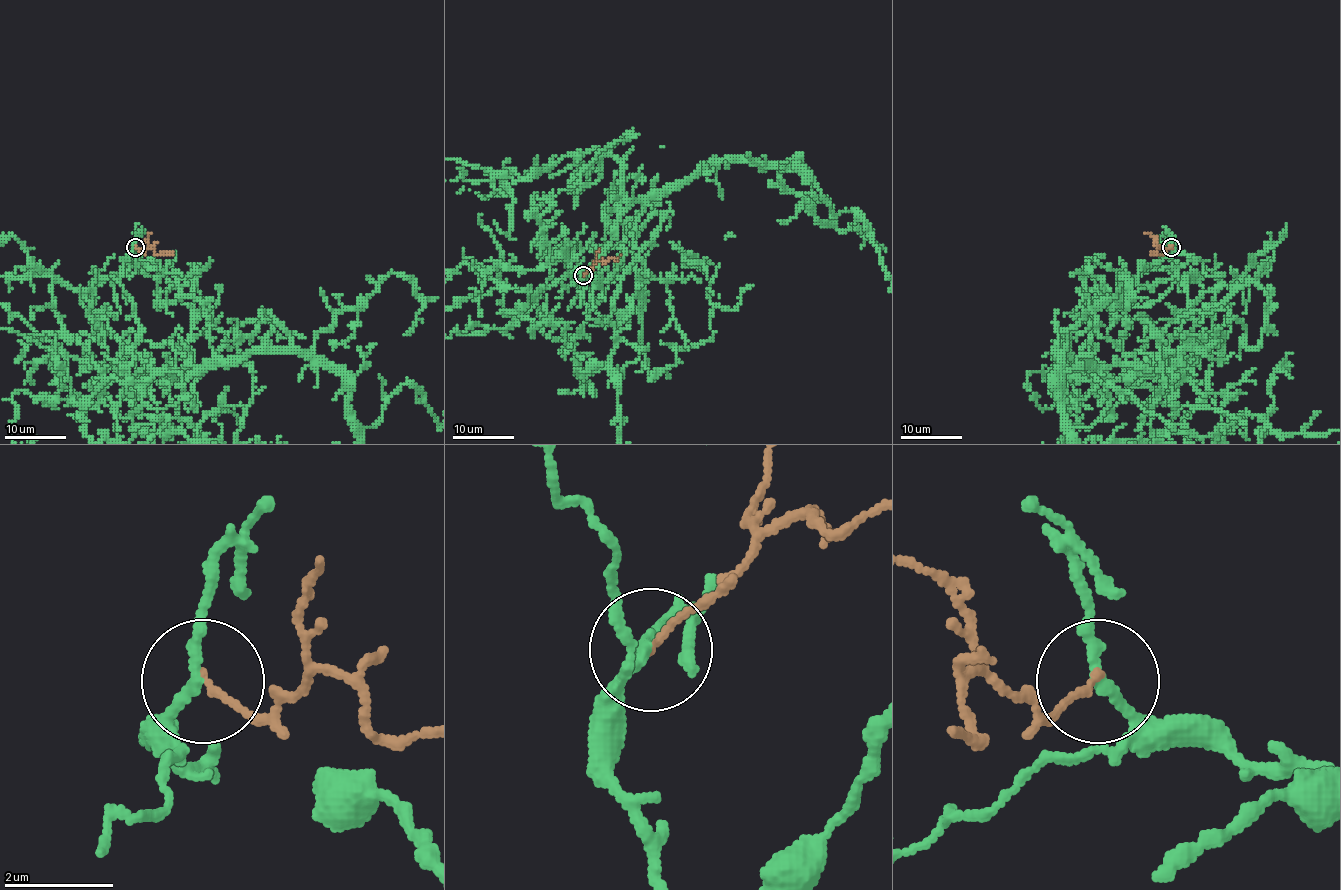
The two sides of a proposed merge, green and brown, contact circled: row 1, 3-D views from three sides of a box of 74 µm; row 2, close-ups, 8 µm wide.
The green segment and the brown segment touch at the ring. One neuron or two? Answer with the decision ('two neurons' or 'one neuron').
two neurons

